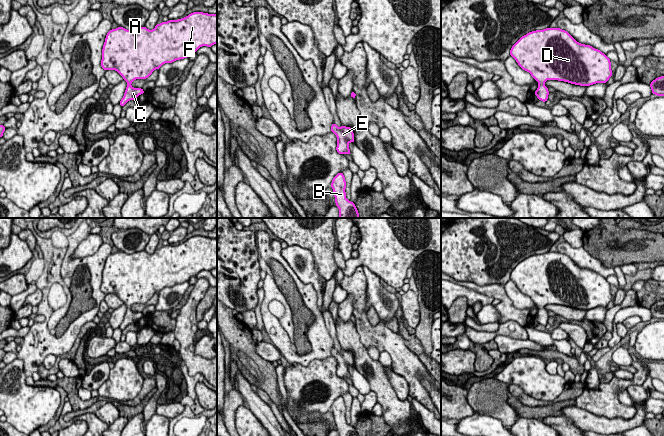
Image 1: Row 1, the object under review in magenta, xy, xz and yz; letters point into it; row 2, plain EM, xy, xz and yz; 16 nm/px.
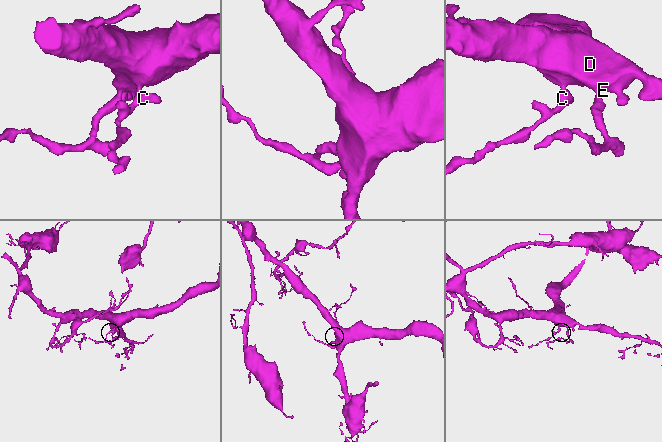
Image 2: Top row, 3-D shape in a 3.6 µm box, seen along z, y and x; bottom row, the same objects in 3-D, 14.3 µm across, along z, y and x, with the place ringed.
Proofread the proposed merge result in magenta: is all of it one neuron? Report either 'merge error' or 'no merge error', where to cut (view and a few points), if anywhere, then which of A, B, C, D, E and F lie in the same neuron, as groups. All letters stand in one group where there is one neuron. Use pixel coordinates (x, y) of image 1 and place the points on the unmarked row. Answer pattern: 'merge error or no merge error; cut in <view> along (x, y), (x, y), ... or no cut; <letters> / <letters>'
no merge error; no cut; A B C D E F

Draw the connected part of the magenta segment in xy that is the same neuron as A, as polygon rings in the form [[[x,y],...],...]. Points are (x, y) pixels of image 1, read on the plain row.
[[[193,236],[183,243],[169,244],[157,248],[153,254],[145,250],[133,254],[123,251],[111,253],[105,262],[102,273],[101,291],[116,294],[127,306],[123,322],[119,328],[123,331],[129,324],[144,318],[142,312],[133,312],[131,307],[136,303],[147,303],[155,293],[165,287],[187,282],[200,271],[217,268],[217,238]]]

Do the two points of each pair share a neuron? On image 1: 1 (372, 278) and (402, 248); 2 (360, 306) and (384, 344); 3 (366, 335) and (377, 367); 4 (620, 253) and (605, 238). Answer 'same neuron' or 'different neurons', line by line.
1: different neurons
2: same neuron
3: different neurons
4: same neuron

